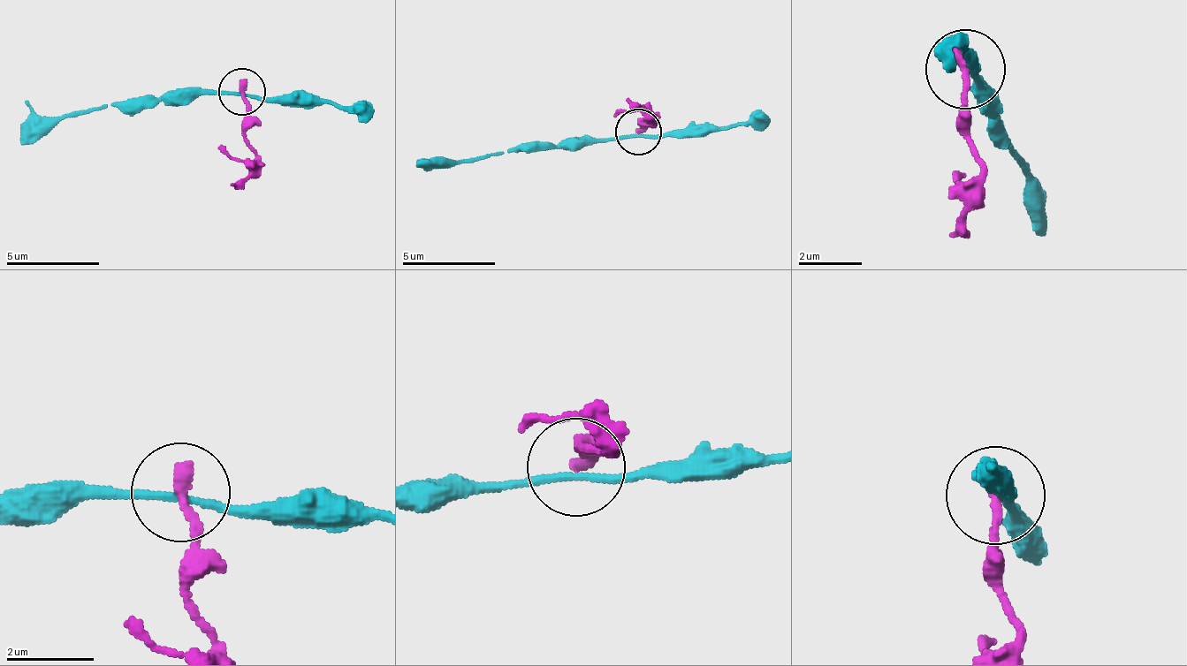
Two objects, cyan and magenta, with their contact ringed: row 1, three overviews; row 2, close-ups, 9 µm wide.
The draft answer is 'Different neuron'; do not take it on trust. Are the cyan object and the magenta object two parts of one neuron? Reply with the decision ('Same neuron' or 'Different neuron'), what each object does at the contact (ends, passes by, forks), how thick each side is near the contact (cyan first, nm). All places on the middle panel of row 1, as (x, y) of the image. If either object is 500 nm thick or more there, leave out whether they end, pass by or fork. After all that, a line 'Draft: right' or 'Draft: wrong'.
Different neuron. At the ring cyan passes by. At the ring magenta ends. Thickness 150 nm (cyan) against 280 nm
Draft: right

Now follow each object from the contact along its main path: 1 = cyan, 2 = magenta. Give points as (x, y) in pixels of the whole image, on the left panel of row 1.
1: (243, 92), (131, 99), (66, 112), (43, 118), (19, 143)
2: (243, 90), (257, 169), (229, 184)

